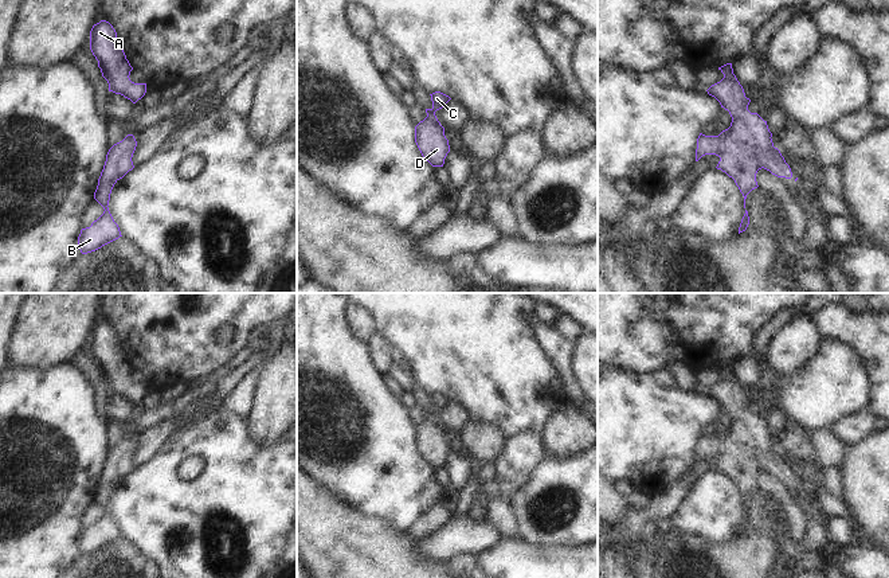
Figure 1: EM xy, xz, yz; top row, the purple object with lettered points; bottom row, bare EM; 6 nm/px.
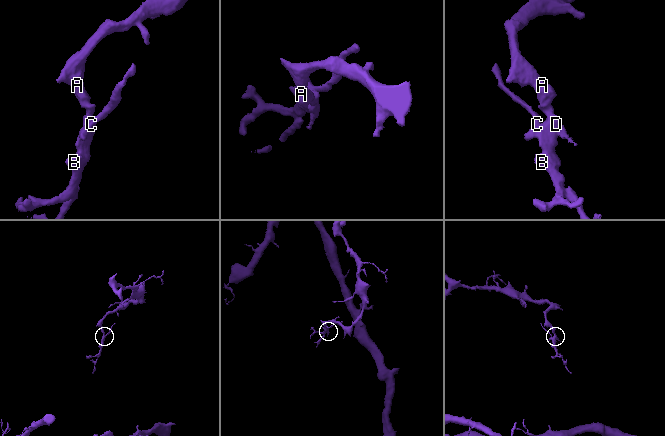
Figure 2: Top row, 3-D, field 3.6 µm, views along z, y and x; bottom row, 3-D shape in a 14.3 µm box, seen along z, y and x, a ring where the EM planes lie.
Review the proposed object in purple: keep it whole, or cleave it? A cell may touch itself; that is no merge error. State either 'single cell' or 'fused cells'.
single cell

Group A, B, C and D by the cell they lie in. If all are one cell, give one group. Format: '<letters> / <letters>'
A B C D

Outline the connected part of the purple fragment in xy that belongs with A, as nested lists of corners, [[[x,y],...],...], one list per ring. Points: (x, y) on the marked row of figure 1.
[[[101,20],[90,31],[90,50],[98,60],[102,77],[109,83],[109,91],[121,94],[136,104],[146,93],[146,83],[134,83],[129,75],[133,67],[117,39],[113,26]]]

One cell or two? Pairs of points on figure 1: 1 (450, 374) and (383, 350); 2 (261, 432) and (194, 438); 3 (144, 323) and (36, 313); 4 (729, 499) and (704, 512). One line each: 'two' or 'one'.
1: two
2: two
3: two
4: one

